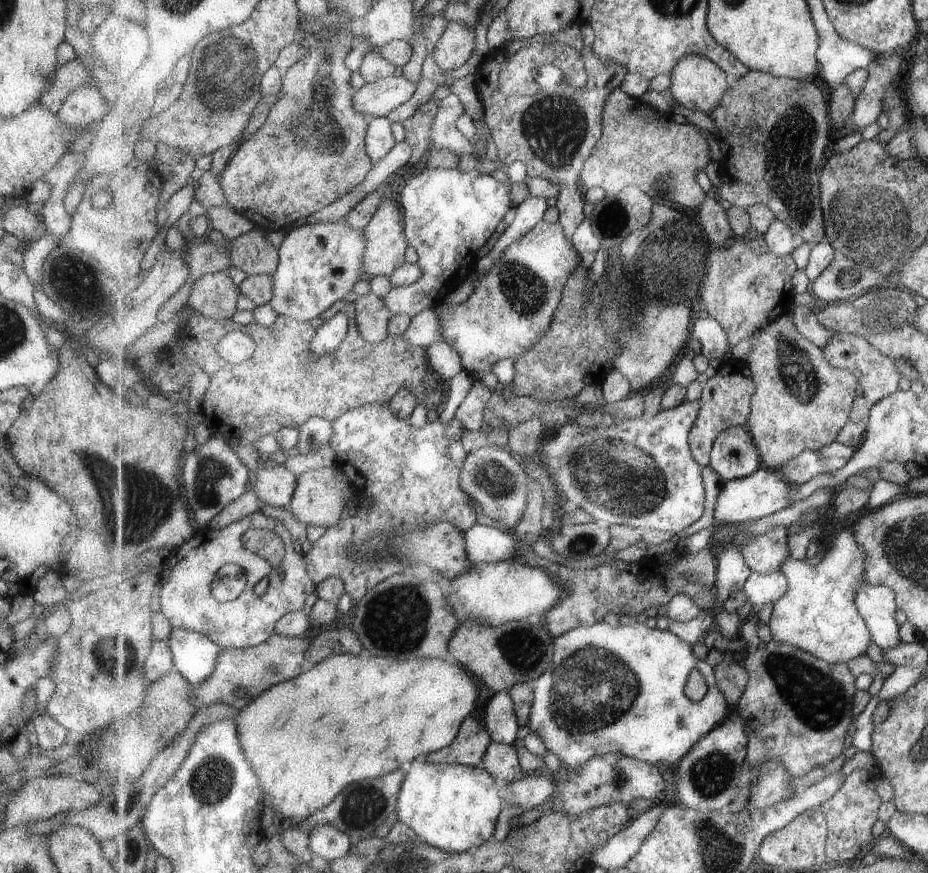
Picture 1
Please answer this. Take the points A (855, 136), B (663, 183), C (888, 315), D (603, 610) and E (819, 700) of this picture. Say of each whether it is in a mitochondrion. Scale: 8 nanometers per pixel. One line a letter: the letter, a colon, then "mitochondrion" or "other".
A: other
B: mitochondrion
C: mitochondrion
D: other
E: mitochondrion

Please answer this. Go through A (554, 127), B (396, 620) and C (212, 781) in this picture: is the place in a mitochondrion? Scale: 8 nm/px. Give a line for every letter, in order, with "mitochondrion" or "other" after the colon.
A: mitochondrion
B: mitochondrion
C: mitochondrion

